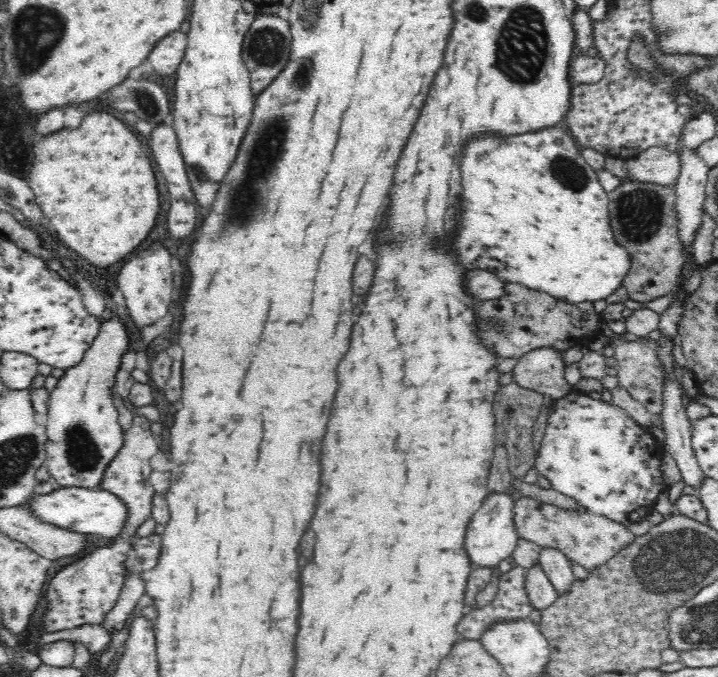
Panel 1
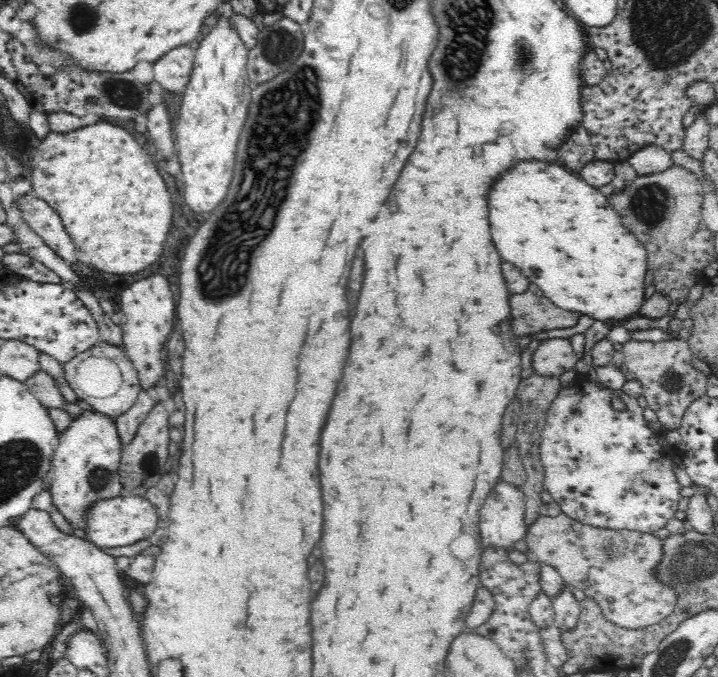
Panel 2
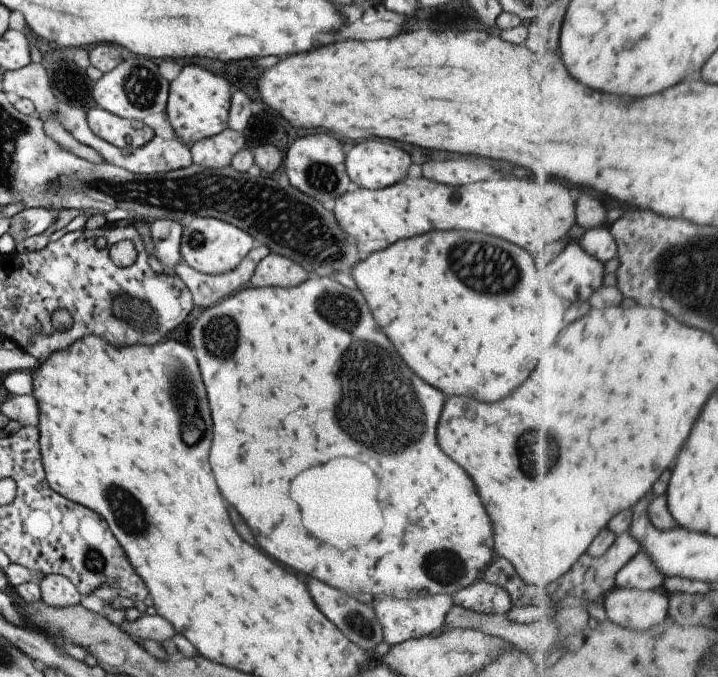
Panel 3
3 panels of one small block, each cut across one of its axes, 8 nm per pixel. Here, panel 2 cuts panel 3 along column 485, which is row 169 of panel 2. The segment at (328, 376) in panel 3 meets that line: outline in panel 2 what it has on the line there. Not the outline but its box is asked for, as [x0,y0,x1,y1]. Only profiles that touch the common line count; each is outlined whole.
[490,164,648,324]

